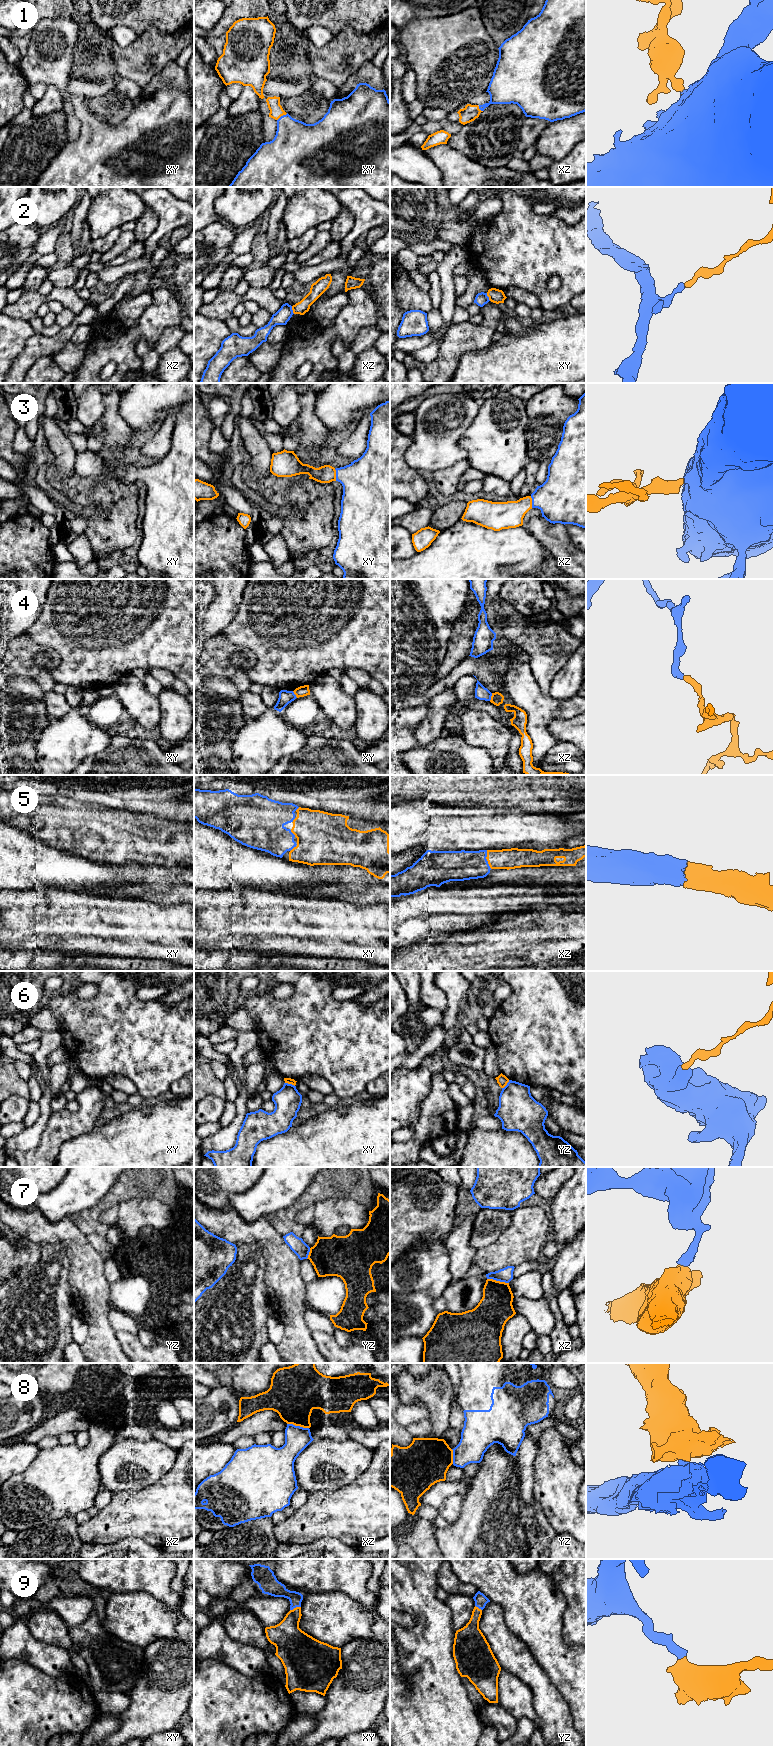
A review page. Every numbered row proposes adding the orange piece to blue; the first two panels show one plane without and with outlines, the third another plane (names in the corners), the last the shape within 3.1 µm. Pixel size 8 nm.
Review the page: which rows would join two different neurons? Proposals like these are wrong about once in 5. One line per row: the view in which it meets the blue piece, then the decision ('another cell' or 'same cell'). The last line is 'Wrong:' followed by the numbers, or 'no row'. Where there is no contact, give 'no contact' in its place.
1: contact in xy; same cell
2: contact in xz; another cell
3: contact in xy; same cell
4: contact in xz; another cell
5: contact in xz; same cell
6: contact in xy; another cell
7: contact in xz; another cell
8: contact in xz; another cell
9: contact in xy; same cell
Wrong: 2, 4, 6, 7, 8

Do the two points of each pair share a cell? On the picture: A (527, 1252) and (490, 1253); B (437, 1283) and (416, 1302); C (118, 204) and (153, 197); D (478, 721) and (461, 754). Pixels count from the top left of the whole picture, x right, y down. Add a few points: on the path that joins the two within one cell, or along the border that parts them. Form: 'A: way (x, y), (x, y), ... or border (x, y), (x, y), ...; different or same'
A: way (518, 1252), (499, 1253); same
B: border (403, 1293), (427, 1292), (434, 1299); different
C: border (139, 197), (147, 205); different
D: border (459, 735), (466, 742), (482, 747), (488, 753); different

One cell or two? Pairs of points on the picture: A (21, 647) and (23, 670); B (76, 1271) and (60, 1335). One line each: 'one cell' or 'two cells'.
A: one cell
B: two cells

